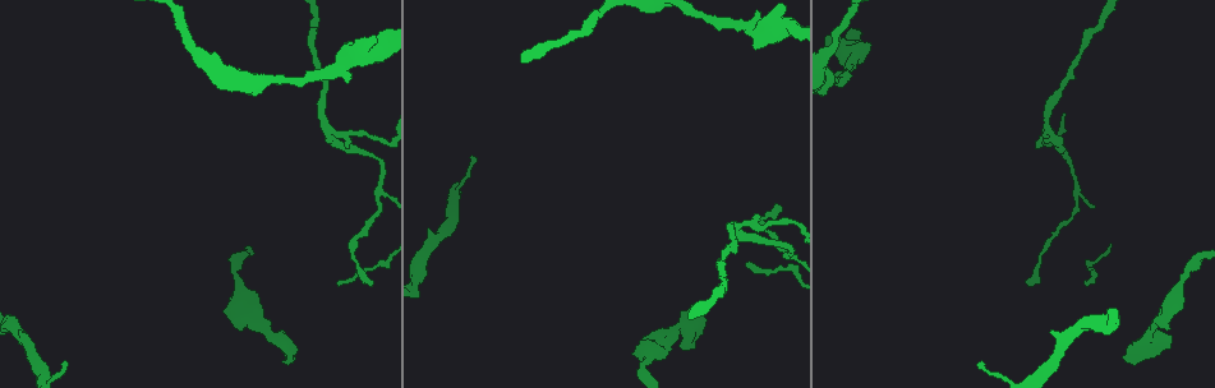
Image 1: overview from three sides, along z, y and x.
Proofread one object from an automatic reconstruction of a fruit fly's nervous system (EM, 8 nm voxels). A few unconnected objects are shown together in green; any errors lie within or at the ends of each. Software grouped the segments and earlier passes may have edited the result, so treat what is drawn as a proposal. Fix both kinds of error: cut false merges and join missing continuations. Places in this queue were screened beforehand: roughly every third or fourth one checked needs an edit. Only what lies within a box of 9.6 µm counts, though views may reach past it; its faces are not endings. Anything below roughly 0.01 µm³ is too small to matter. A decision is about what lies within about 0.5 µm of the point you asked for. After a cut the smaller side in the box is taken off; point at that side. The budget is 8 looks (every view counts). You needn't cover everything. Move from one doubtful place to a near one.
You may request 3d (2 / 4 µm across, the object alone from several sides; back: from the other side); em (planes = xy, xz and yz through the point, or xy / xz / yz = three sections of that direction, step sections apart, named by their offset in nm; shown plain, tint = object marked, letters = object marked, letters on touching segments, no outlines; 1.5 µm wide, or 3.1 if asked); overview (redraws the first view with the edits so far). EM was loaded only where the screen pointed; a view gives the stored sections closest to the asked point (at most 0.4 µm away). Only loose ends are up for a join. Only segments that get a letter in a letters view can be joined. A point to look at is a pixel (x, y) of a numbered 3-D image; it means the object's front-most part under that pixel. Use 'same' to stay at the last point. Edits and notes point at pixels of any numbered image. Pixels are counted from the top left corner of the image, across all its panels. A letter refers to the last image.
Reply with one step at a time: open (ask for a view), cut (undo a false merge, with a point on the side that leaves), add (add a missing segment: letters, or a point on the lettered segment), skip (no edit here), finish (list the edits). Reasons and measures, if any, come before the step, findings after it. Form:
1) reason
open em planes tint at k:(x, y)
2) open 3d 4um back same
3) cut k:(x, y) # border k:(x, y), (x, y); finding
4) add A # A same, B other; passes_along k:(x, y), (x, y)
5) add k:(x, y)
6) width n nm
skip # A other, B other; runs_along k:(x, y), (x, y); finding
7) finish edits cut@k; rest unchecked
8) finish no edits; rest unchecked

branch stops here
open em xy step 4 tint at 1:(294, 359)

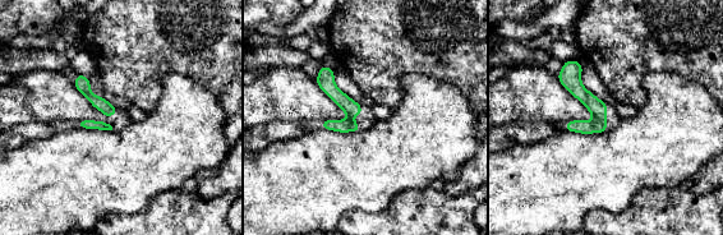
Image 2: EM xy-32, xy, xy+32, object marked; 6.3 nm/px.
open em xy step 4 letters same

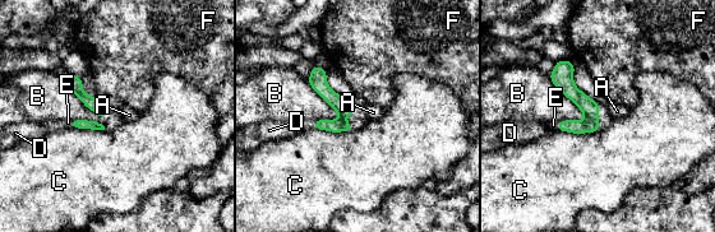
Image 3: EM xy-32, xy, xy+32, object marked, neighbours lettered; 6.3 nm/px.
add 3:(356, 123) # A other, B other, C other, D other, E same, F other; passes_along 3:(341, 106), (350, 123), (356, 123); it goes on there

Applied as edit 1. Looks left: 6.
calibre changes
open 3d 4um back at 1:(646, 356)

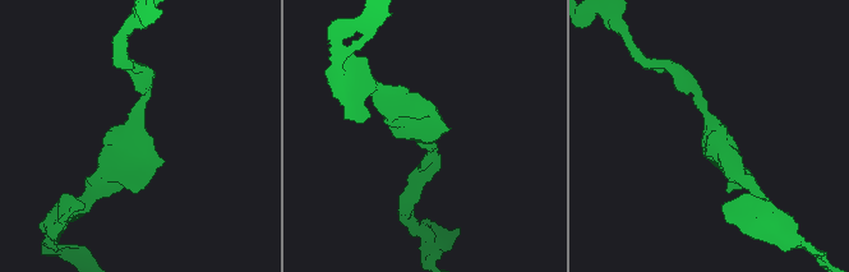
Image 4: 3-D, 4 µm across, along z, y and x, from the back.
arm_widths 180, 320 nm; need the tissue
open em planes letters at 4:(706, 119)

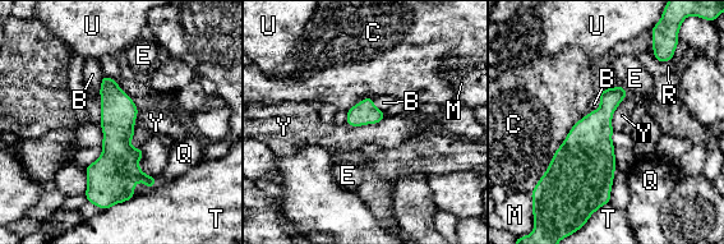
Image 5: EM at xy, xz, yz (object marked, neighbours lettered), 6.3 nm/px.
width 150 nm
skip # B other, C other, E other, M other, Q other, R other, T other, U other, Y other; border 5:(384, 116), (377, 123), (345, 124); continuous, no second neuron

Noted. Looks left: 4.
arms part here
open em planes letters at 1:(1046, 128)

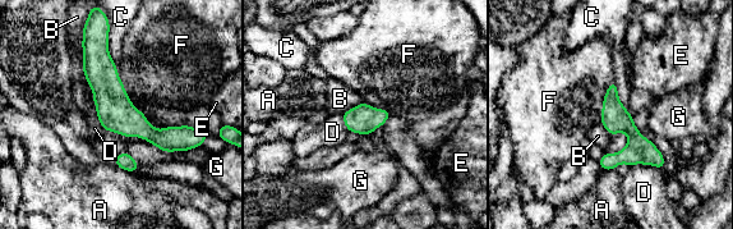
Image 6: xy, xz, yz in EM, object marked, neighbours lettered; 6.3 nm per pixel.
skip # A other, B other, C other, D other, E other, F other, G other; runs_along 6:(101, 40), (109, 95), (151, 134), (189, 146); all the same neuron

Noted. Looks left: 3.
finish edits add@3; rest unchecked

